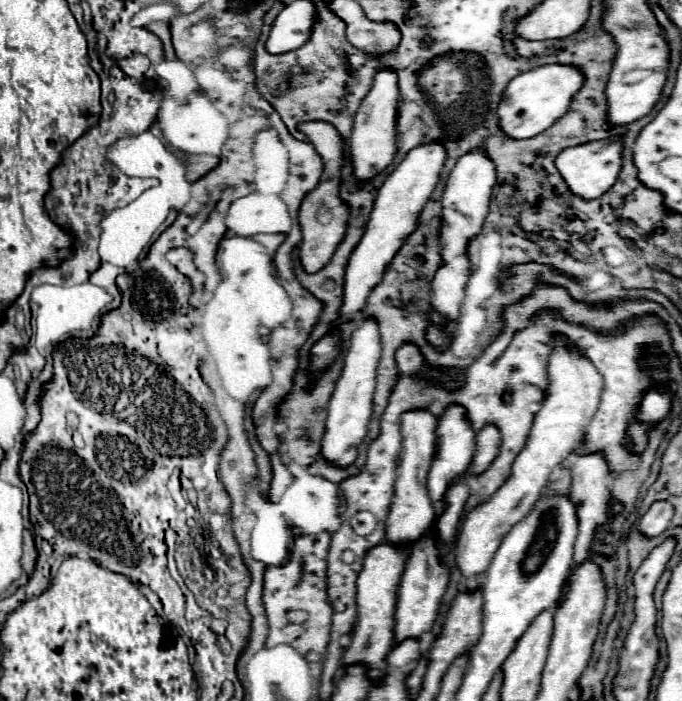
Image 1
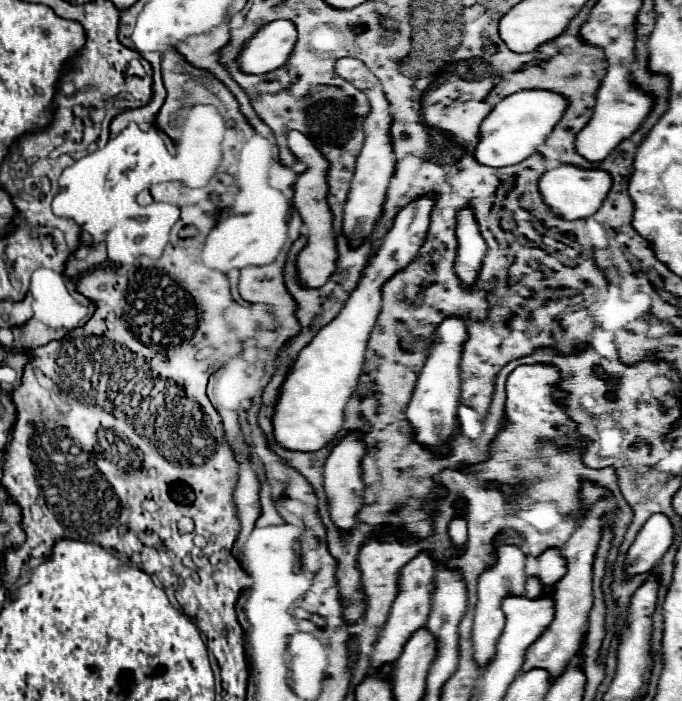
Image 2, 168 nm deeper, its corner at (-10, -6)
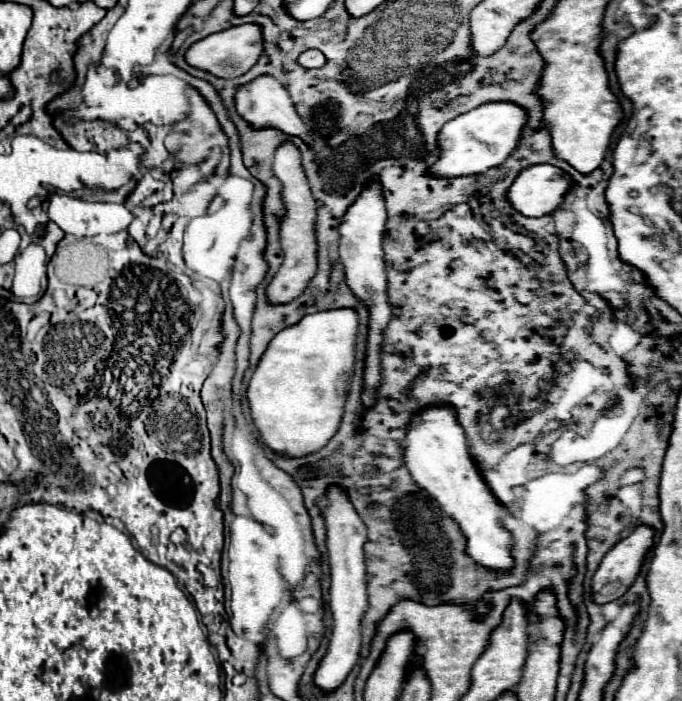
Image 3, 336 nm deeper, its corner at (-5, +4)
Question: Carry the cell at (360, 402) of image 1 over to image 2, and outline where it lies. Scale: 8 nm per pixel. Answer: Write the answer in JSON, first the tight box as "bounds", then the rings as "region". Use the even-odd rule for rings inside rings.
{"bounds":[325,434,365,532],"region":[[[347,434],[337,446],[333,446],[327,462],[325,462],[325,496],[329,506],[329,516],[335,528],[341,532],[349,532],[357,524],[357,514],[363,506],[363,472],[361,472],[361,460],[365,454],[365,444],[361,440],[361,434]]]}

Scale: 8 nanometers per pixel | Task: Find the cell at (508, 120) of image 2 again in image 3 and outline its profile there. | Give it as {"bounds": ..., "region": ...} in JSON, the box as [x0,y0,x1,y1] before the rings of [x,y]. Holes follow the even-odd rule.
{"bounds":[430,102,528,178],"region":[[[486,102],[466,114],[444,124],[438,142],[442,156],[430,168],[432,174],[442,178],[482,174],[492,166],[500,166],[520,144],[522,130],[528,124],[528,112],[516,102]]]}

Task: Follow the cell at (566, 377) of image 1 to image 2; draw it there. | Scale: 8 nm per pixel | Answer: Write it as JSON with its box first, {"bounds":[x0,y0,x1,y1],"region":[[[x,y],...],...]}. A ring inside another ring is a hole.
{"bounds":[473,536,525,668],"region":[[[501,536],[497,550],[499,550],[497,564],[479,576],[479,588],[477,588],[479,602],[475,608],[473,621],[473,658],[479,664],[479,668],[485,668],[491,662],[491,658],[495,656],[495,646],[499,642],[499,636],[503,634],[503,624],[505,624],[505,616],[503,616],[503,608],[501,608],[503,596],[509,596],[509,594],[525,596],[525,592],[523,592],[523,588],[525,588],[523,586],[525,554],[521,552],[521,546],[507,536]]]}

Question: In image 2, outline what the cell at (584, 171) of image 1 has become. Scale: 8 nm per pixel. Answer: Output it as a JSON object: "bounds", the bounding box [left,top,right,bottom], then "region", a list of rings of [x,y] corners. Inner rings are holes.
{"bounds":[539,164,611,220],"region":[[[561,164],[553,170],[547,170],[539,178],[539,194],[545,206],[563,220],[581,220],[585,216],[593,216],[601,202],[605,200],[611,188],[611,176],[603,170],[581,170],[571,164]]]}

